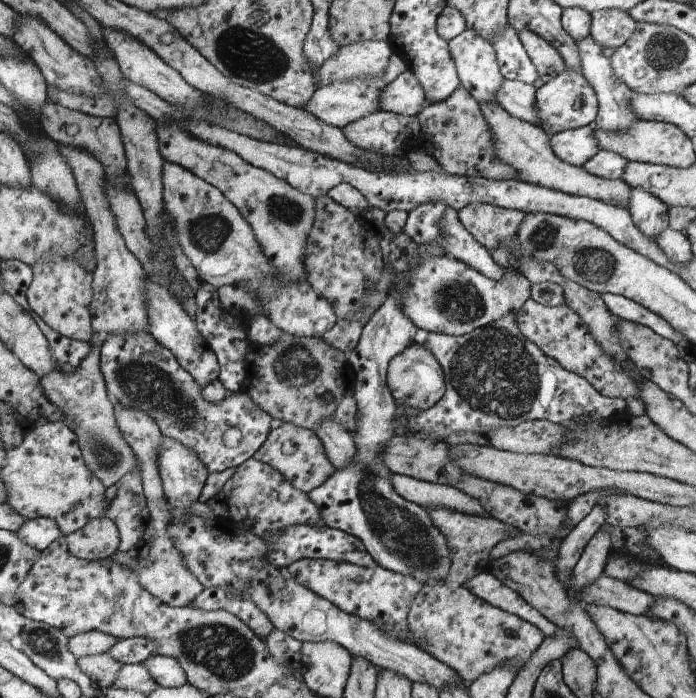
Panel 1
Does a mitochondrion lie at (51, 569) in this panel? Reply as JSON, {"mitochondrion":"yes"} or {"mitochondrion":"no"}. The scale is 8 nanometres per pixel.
{"mitochondrion":"no"}

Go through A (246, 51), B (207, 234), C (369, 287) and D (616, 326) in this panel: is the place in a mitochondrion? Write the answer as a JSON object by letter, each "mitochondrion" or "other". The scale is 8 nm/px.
{"A":"mitochondrion","B":"mitochondrion","C":"other","D":"other"}

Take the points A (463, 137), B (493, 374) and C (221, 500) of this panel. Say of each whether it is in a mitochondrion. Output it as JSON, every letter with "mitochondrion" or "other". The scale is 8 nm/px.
{"A":"mitochondrion","B":"mitochondrion","C":"other"}

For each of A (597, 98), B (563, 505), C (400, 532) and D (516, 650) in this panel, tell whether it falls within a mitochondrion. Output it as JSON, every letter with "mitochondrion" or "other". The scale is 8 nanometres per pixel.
{"A":"other","B":"other","C":"mitochondrion","D":"other"}

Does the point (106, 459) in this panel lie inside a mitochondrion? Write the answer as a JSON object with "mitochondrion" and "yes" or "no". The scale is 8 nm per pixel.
{"mitochondrion":"yes"}

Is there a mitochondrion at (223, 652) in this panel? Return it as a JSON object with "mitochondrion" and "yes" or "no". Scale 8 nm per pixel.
{"mitochondrion":"yes"}

